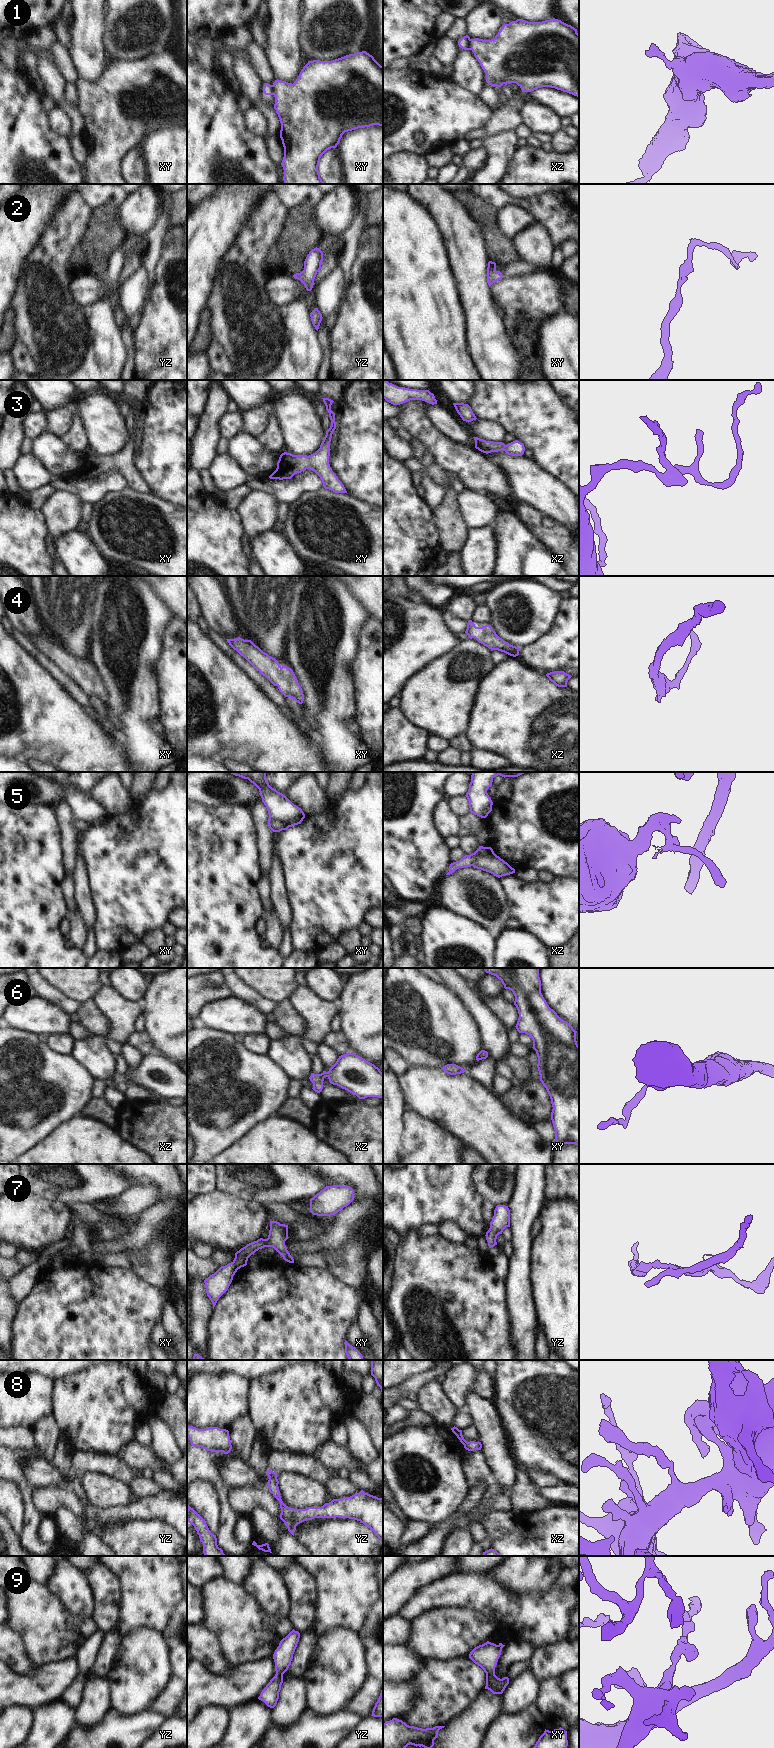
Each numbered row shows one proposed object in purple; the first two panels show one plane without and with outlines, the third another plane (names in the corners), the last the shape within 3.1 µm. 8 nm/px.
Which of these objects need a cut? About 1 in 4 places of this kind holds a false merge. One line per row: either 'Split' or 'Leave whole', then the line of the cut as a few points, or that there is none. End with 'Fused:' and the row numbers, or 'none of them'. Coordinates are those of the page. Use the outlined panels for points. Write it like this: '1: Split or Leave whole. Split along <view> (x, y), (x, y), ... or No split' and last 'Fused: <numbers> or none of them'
1: Split. Split along xy (272, 85), (275, 90), (274, 96)
2: Leave whole. No split
3: Leave whole. No split
4: Leave whole. No split
5: Split. Split along xy (269, 817), (282, 821), (288, 827)
6: Leave whole. No split
7: Leave whole. No split
8: Leave whole. No split
9: Leave whole. No split
Fused: 1, 5

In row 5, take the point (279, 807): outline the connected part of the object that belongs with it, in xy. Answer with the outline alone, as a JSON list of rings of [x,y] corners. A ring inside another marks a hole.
[[[229,772],[235,776],[248,779],[260,792],[262,802],[267,808],[269,818],[285,823],[288,827],[301,824],[305,814],[301,808],[294,805],[285,795],[272,788],[266,772]]]

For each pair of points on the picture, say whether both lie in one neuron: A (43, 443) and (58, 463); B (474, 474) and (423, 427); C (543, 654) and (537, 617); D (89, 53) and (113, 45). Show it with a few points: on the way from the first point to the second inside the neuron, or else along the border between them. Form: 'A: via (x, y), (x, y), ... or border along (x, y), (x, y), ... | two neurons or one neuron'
A: via (47, 448), (55, 458) | one neuron
B: via (461, 461), (454, 458), (436, 440) | one neuron
C: border along (554, 617), (554, 622), (544, 634), (520, 648) | two neurons
D: border along (105, 24), (104, 46), (107, 53) | two neurons

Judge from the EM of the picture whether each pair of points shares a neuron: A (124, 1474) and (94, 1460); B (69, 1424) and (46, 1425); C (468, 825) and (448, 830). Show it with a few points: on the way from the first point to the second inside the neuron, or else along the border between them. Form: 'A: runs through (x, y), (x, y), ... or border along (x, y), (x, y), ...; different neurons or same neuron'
A: runs through (117, 1468), (101, 1463); same neuron
B: border along (52, 1413), (61, 1436); different neurons
C: border along (458, 816), (458, 822), (463, 831); different neurons

